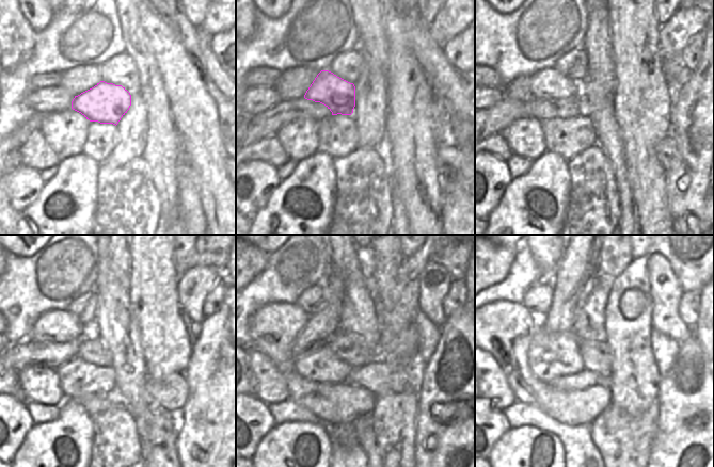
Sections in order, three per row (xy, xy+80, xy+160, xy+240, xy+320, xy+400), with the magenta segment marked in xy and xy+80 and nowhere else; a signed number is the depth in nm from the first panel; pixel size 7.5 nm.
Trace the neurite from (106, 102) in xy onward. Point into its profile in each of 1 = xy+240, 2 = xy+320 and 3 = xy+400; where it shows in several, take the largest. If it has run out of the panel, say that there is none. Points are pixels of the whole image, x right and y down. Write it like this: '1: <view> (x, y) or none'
1: xy+240 (59, 325)
2: xy+320 (273, 328)
3: xy+400 (504, 328)

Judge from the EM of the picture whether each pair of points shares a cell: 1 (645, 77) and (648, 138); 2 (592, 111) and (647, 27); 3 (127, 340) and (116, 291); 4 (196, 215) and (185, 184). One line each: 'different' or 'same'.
1: same
2: different
3: same
4: same

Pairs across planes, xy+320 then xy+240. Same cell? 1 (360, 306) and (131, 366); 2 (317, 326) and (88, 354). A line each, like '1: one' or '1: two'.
1: one
2: one

